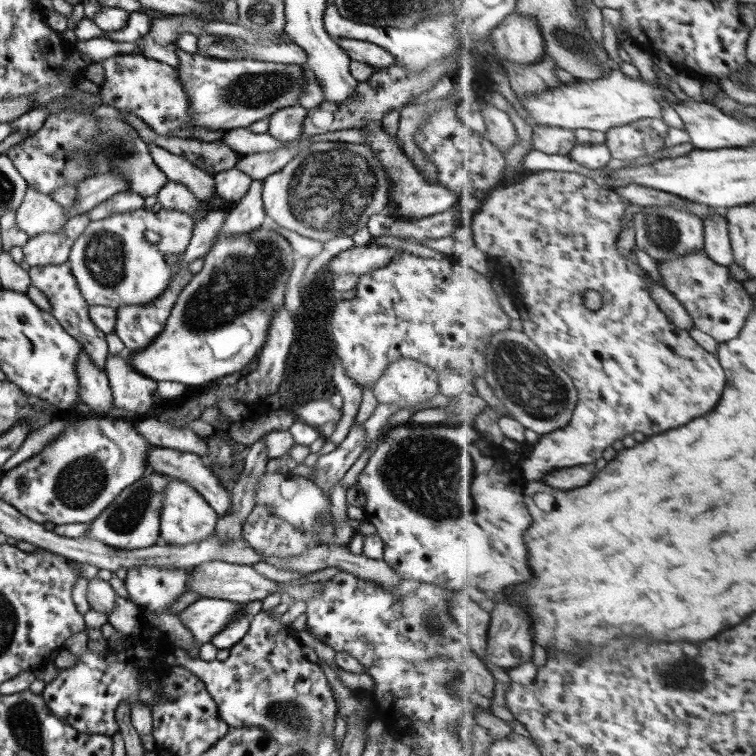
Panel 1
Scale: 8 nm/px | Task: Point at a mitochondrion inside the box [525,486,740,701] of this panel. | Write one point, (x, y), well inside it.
(682, 673)

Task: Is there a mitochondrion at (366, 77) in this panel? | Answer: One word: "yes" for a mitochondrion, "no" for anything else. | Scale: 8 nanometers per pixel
no

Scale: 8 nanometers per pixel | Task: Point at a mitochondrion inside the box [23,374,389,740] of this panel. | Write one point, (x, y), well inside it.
(78, 484)

